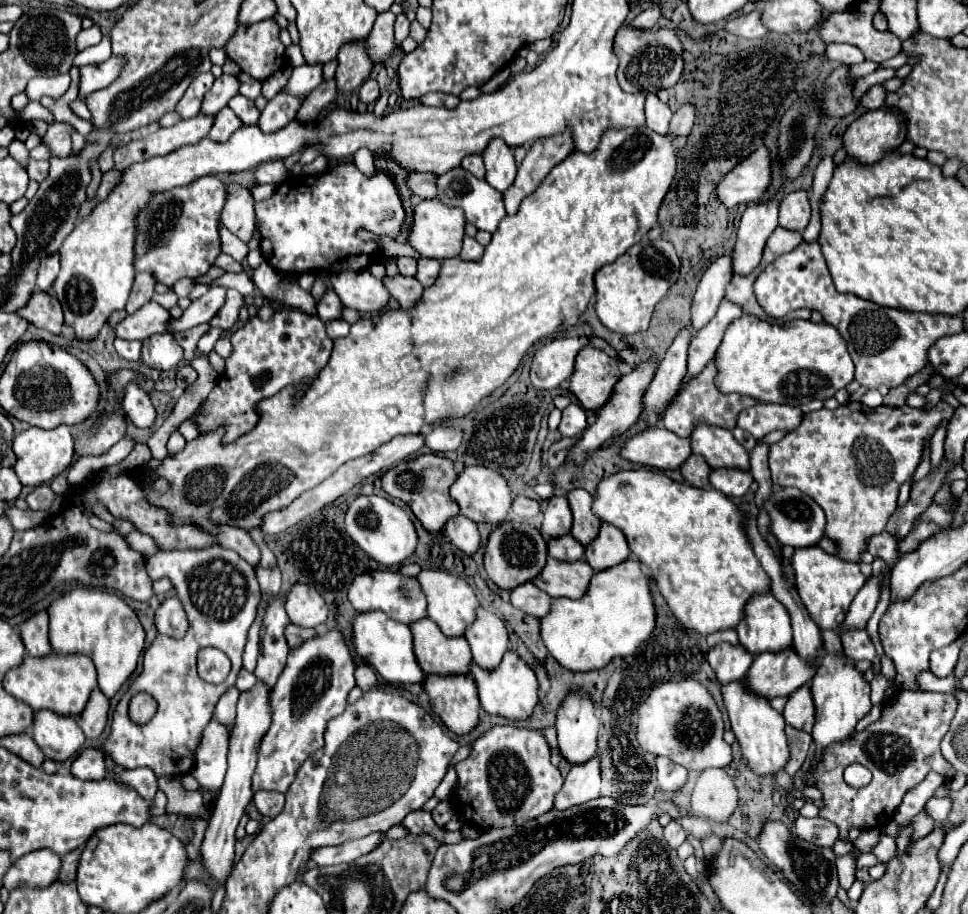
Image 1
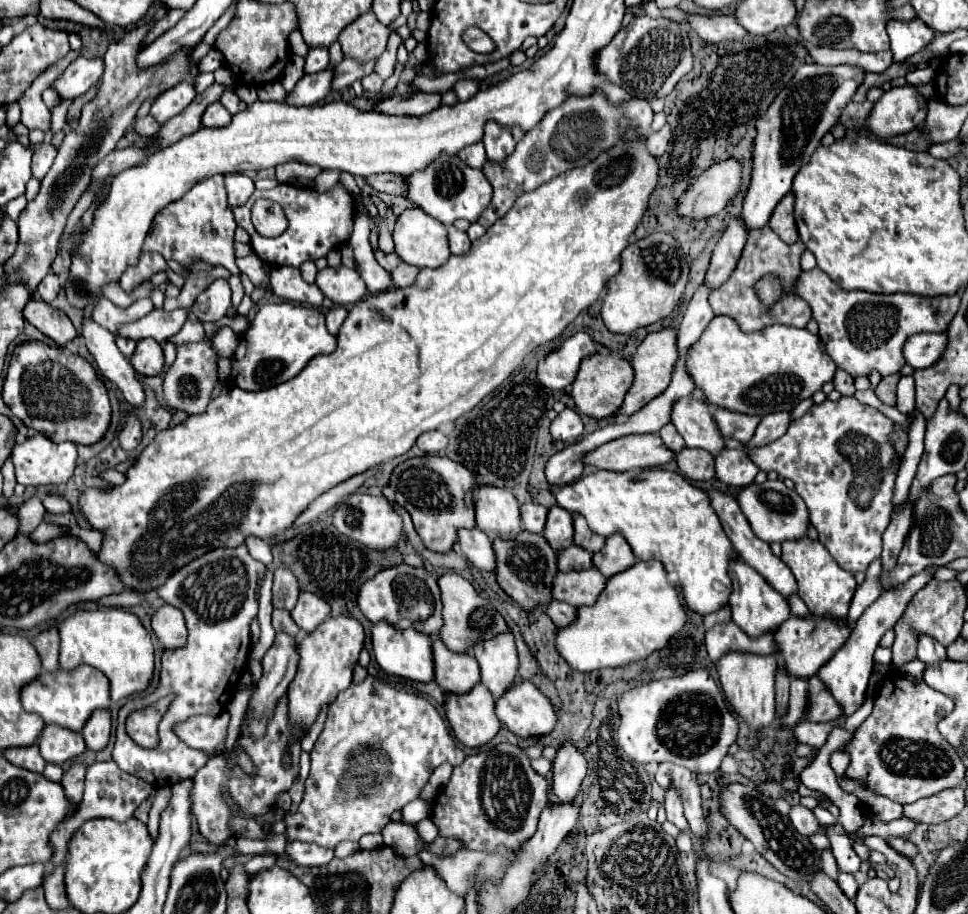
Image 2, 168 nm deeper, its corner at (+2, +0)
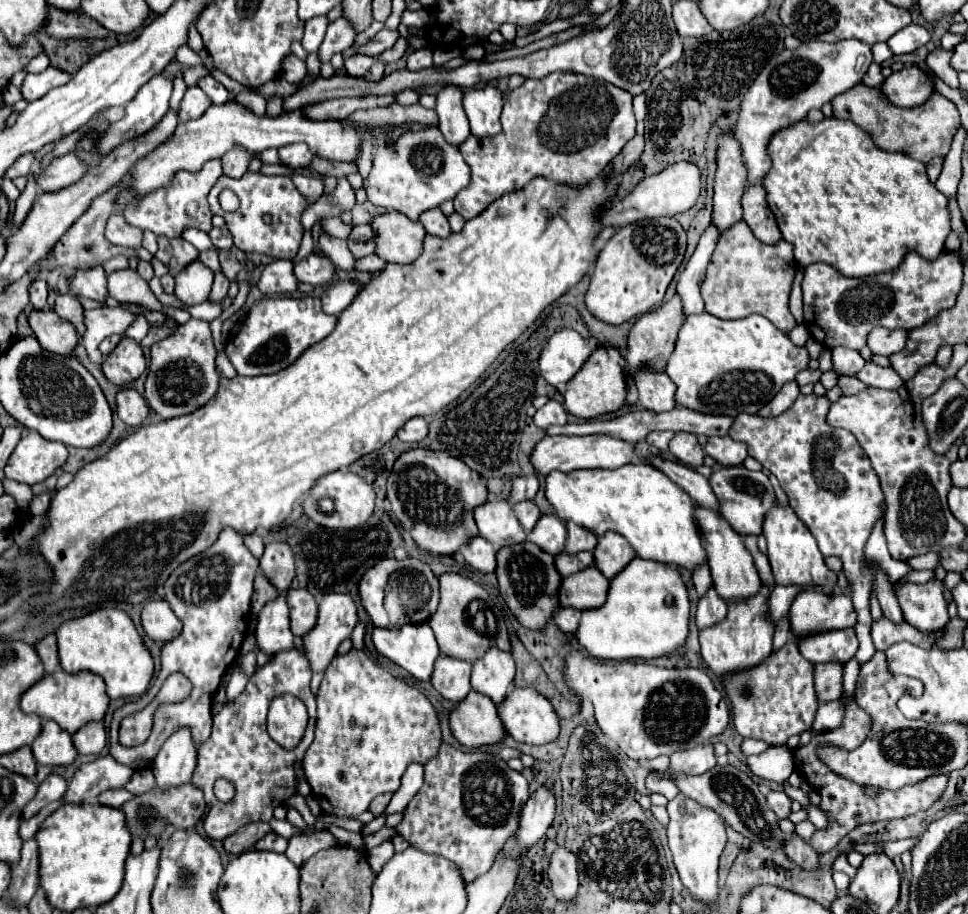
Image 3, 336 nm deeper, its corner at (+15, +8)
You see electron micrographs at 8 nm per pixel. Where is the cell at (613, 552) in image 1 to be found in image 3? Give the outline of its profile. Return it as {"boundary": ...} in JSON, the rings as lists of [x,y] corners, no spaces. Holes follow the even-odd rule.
{"boundary":[[[609,531],[599,537],[597,547],[593,551],[593,557],[595,557],[595,567],[607,579],[611,579],[635,557],[635,551],[631,549],[631,545],[627,543],[625,537]]]}

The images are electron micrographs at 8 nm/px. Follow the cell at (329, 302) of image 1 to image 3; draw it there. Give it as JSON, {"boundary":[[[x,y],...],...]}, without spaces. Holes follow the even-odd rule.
{"boundary":[[[277,259],[277,261],[269,263],[263,269],[261,279],[257,281],[259,291],[267,297],[293,293],[293,291],[297,291],[297,285],[299,285],[299,281],[293,275],[293,265],[291,265],[291,261],[285,261],[285,259]]]}

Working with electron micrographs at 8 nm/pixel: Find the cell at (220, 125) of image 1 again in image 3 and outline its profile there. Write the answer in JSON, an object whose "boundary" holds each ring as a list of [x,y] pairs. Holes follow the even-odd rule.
{"boundary":[[[189,87],[185,97],[183,97],[183,101],[181,101],[181,107],[179,107],[179,121],[185,123],[189,119],[197,119],[209,107],[211,107],[209,97],[199,87]]]}

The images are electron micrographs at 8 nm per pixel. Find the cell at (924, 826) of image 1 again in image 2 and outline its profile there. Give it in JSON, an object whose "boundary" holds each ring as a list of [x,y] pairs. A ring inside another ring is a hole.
{"boundary":[[[890,837],[890,839],[886,839],[886,841],[888,841],[888,845],[890,845],[894,851],[898,851],[900,855],[910,857],[912,861],[914,861],[914,857],[918,855],[918,849],[914,849],[912,843],[908,843],[908,841],[902,839],[902,837]]]}

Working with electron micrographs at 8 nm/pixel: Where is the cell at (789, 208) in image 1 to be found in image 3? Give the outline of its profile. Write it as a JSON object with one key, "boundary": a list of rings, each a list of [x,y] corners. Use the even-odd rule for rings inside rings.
{"boundary":[[[755,183],[745,191],[741,205],[743,205],[743,219],[759,241],[773,245],[781,239],[781,231],[773,219],[773,211],[769,211],[765,199],[765,187],[761,183]]]}

